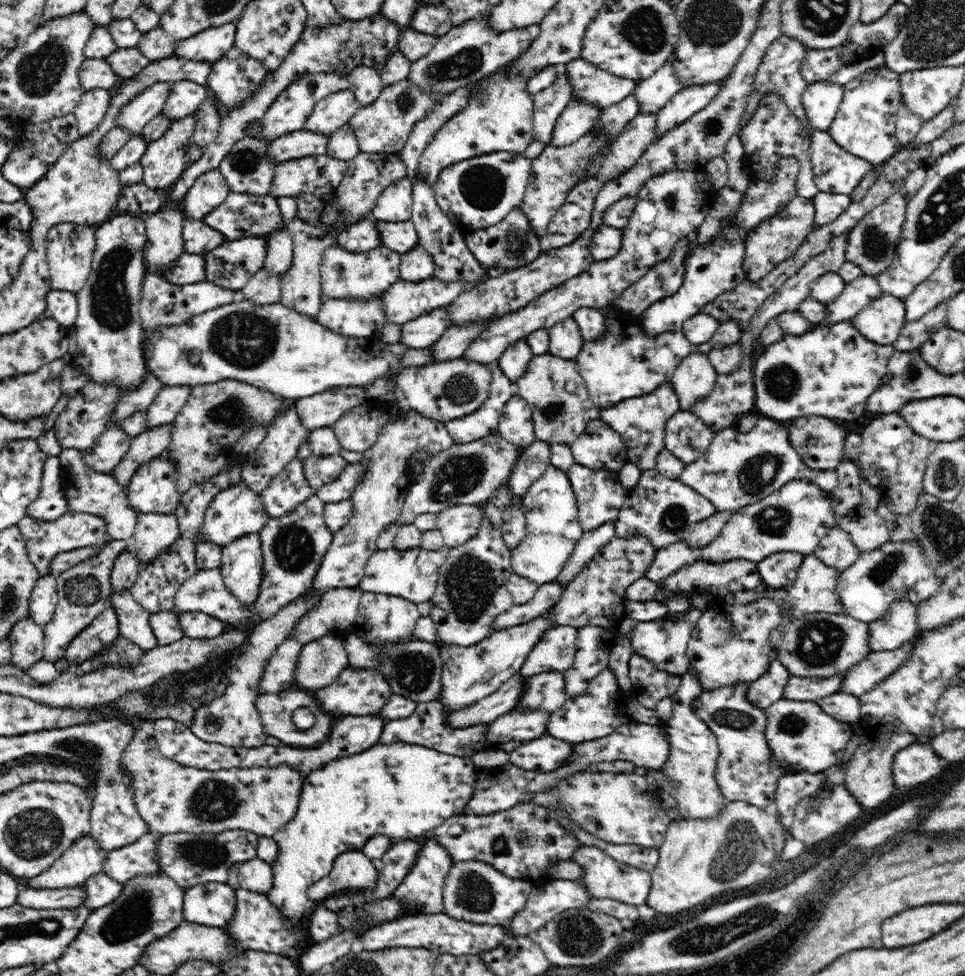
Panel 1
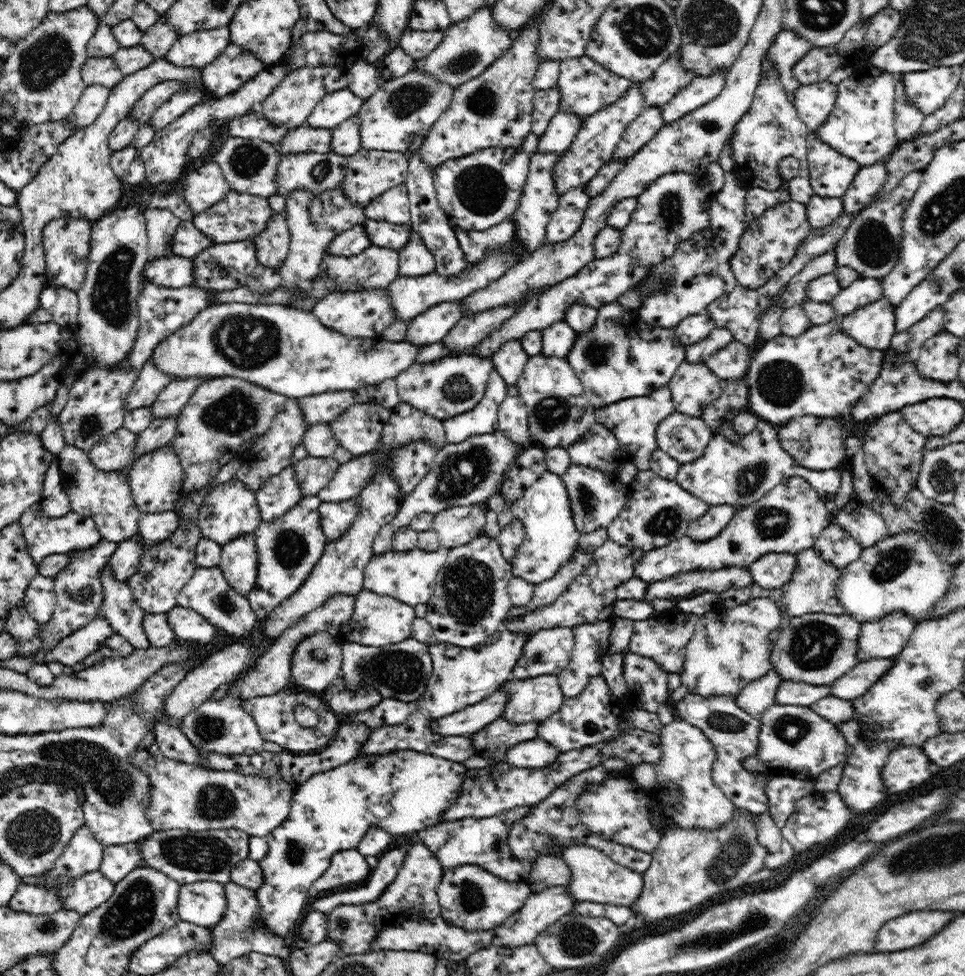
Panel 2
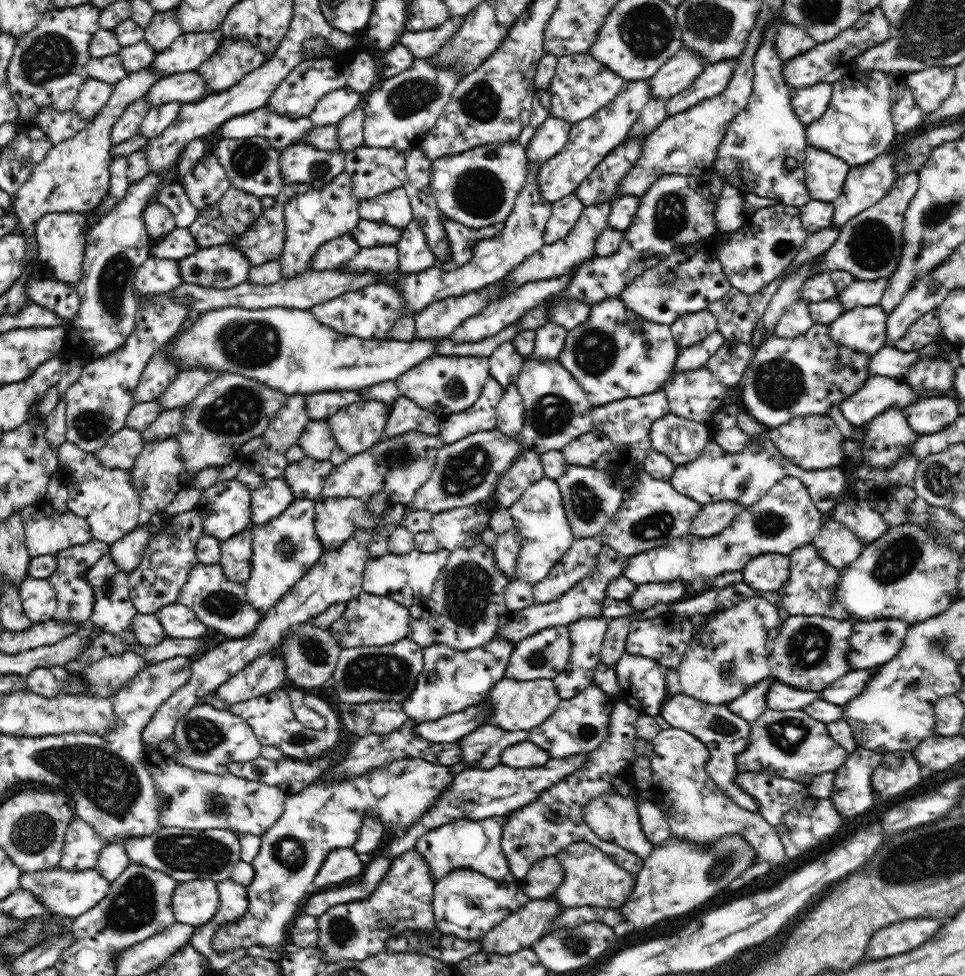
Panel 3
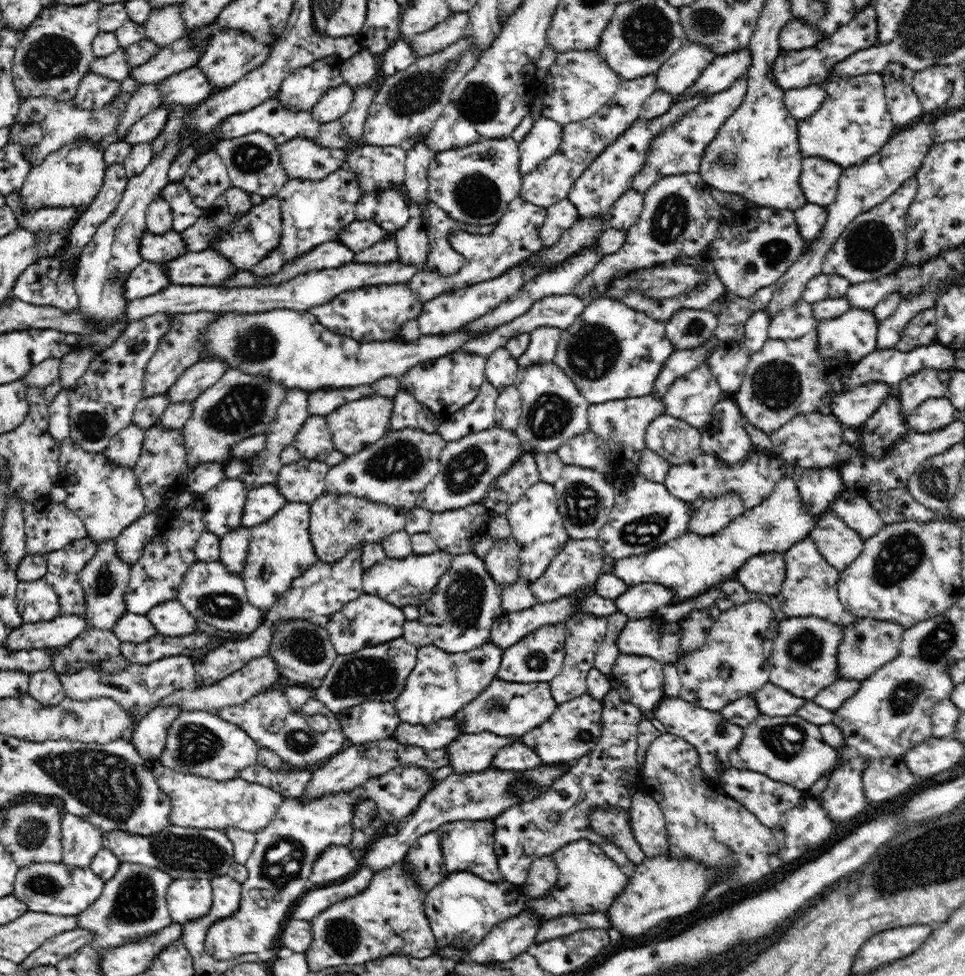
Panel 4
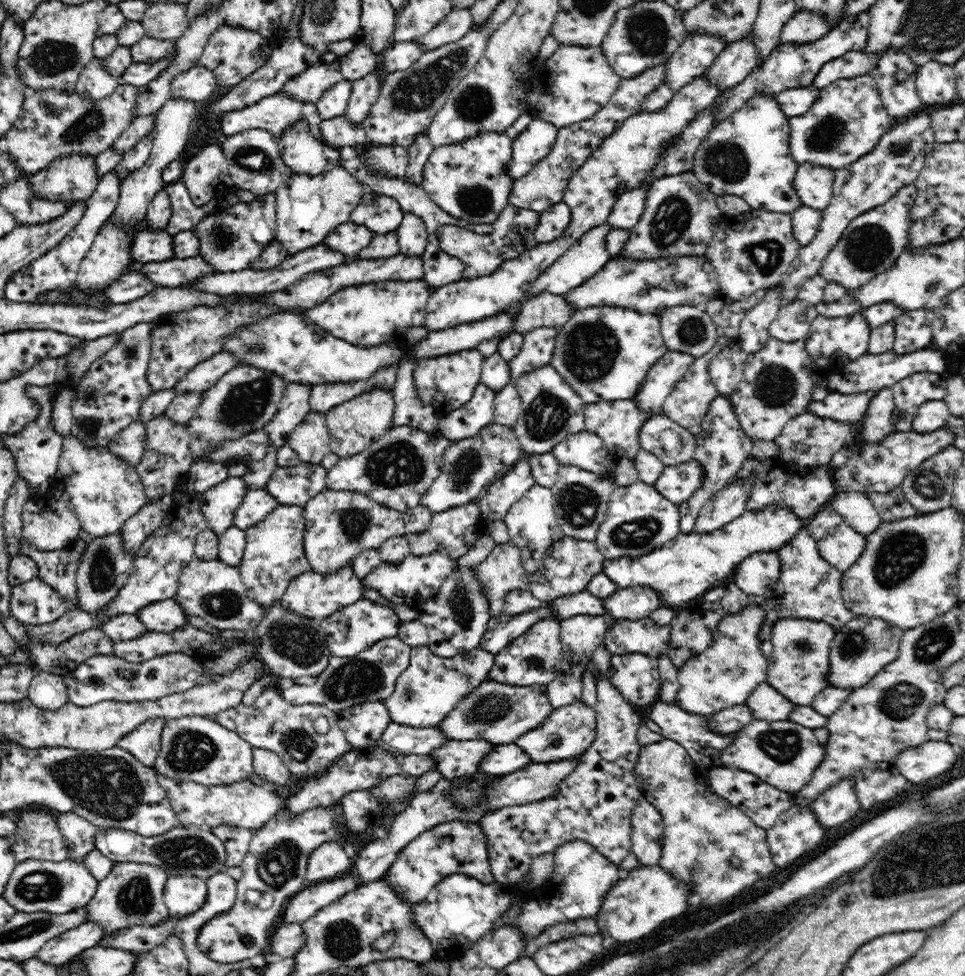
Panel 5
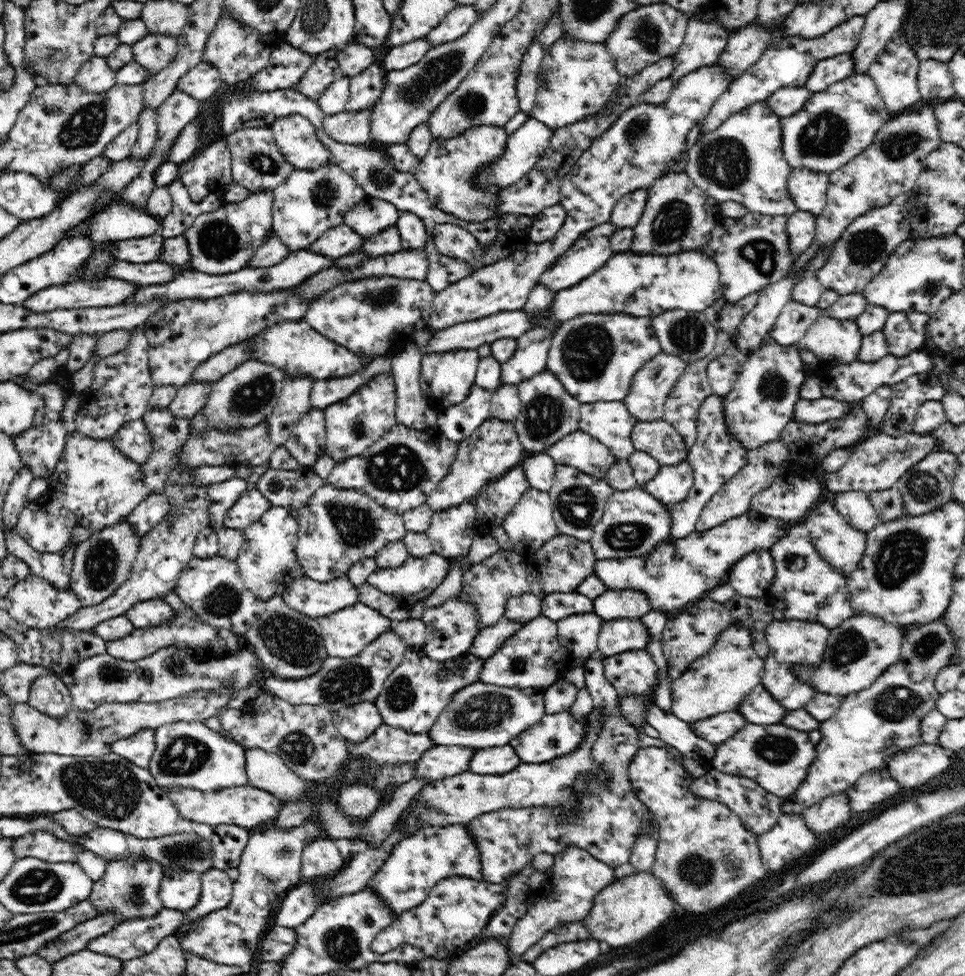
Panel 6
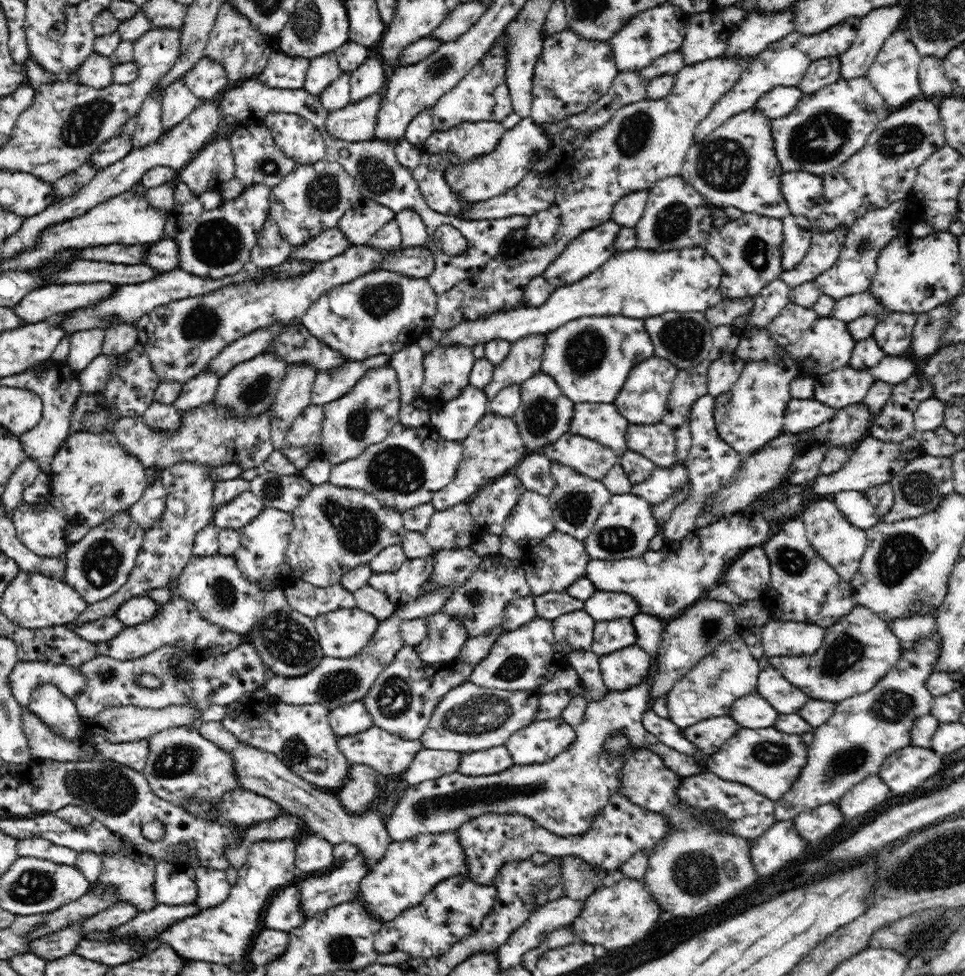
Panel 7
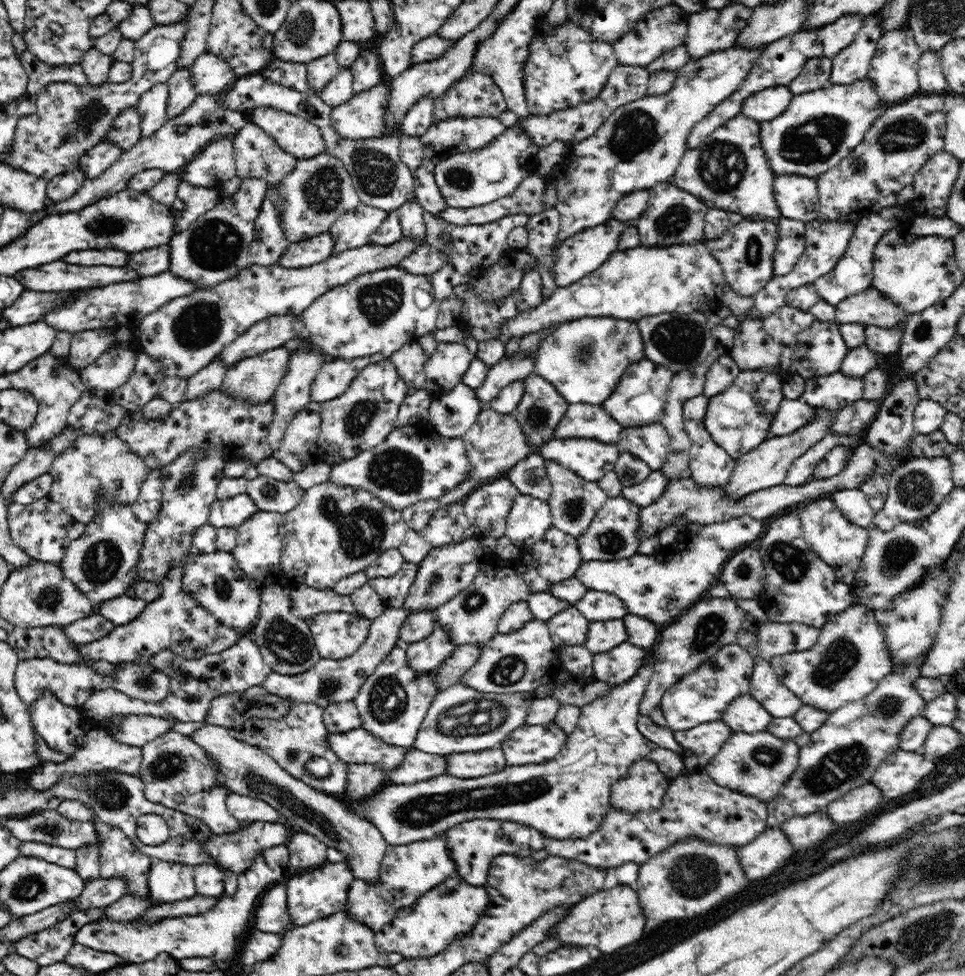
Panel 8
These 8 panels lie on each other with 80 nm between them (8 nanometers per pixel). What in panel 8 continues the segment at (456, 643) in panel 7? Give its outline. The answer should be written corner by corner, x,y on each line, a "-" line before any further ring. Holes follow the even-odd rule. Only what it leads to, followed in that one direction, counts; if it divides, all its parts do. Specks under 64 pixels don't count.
435,625
434,632
424,640
407,644
404,650
407,657
406,663
410,669
418,673
432,671
456,648
450,635
442,631
438,625

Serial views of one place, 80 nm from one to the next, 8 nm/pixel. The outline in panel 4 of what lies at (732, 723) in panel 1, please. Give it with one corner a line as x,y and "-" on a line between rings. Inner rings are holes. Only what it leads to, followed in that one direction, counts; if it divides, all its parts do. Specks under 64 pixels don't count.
678,697
664,698
660,701
654,710
654,717
664,725
666,733
679,736
680,739
684,739
688,745
692,745
696,749
700,767
709,780
715,780
720,776
722,770
731,767
728,754
740,744
740,740
744,736
743,728
729,724
719,711
714,712
696,707

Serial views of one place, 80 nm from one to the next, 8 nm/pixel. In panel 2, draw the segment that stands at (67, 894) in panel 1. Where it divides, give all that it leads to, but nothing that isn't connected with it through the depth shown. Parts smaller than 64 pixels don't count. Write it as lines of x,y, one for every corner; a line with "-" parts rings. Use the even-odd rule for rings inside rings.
20,883
20,886
10,898
7,904
12,911
23,912
30,915
49,915
62,909
58,895
54,891
36,887
36,885
26,885

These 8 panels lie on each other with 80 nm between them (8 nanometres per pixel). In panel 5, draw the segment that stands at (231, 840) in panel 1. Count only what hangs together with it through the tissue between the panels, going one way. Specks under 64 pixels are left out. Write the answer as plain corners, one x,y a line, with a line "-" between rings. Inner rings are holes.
176,827
158,836
145,837
122,829
98,829
94,834
94,849
115,864
120,862
144,863
164,869
168,876
197,876
207,879
227,867
224,843
205,827

